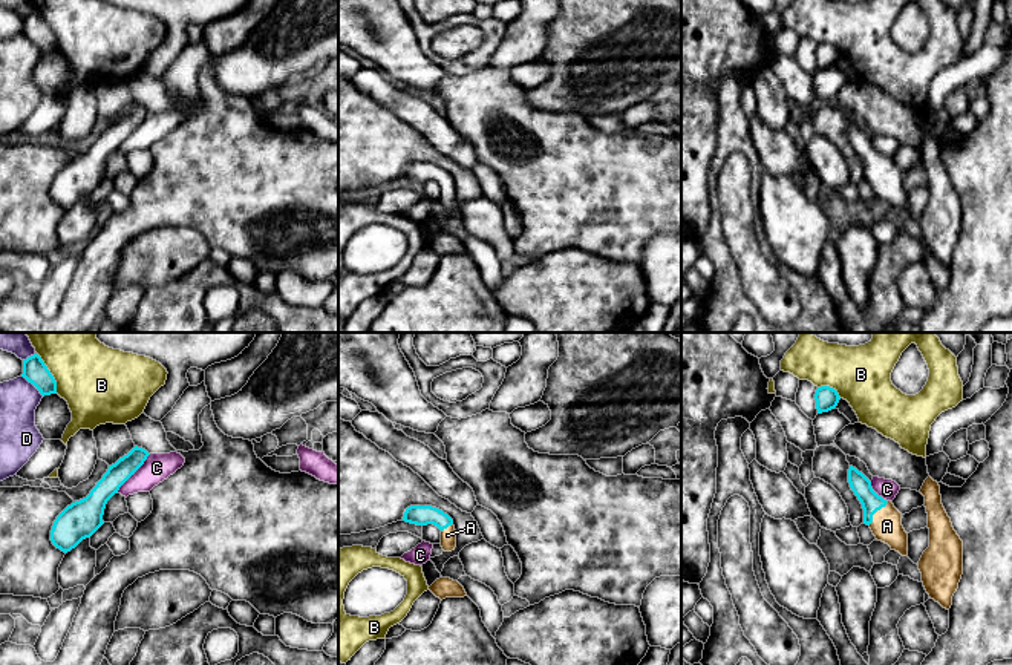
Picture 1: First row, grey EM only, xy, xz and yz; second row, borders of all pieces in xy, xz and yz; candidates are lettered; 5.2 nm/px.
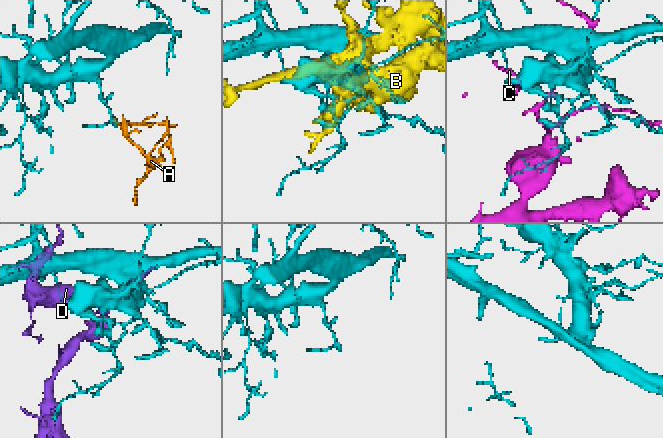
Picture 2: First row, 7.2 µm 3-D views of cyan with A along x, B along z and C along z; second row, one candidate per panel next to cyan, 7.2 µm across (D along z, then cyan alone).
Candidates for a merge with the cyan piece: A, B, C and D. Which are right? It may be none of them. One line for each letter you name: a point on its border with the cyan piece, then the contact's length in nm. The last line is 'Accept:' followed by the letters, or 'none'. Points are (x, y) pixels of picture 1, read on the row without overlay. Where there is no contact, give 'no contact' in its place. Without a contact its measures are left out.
A: meets cyan in yz at (876, 167); contact 170 nm long
Accept: A

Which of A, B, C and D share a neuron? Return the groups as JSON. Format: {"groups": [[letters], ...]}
{"groups": [["A"], ["B"], ["C"], ["D"]]}

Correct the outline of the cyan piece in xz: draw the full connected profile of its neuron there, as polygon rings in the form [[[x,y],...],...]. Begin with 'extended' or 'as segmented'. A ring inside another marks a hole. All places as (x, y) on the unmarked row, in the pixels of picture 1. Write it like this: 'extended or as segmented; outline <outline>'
extended; outline [[[410,162],[406,165],[403,178],[427,182],[433,181],[441,187],[441,204],[444,208],[452,208],[456,204],[456,187],[453,176],[442,167],[432,162]]]

